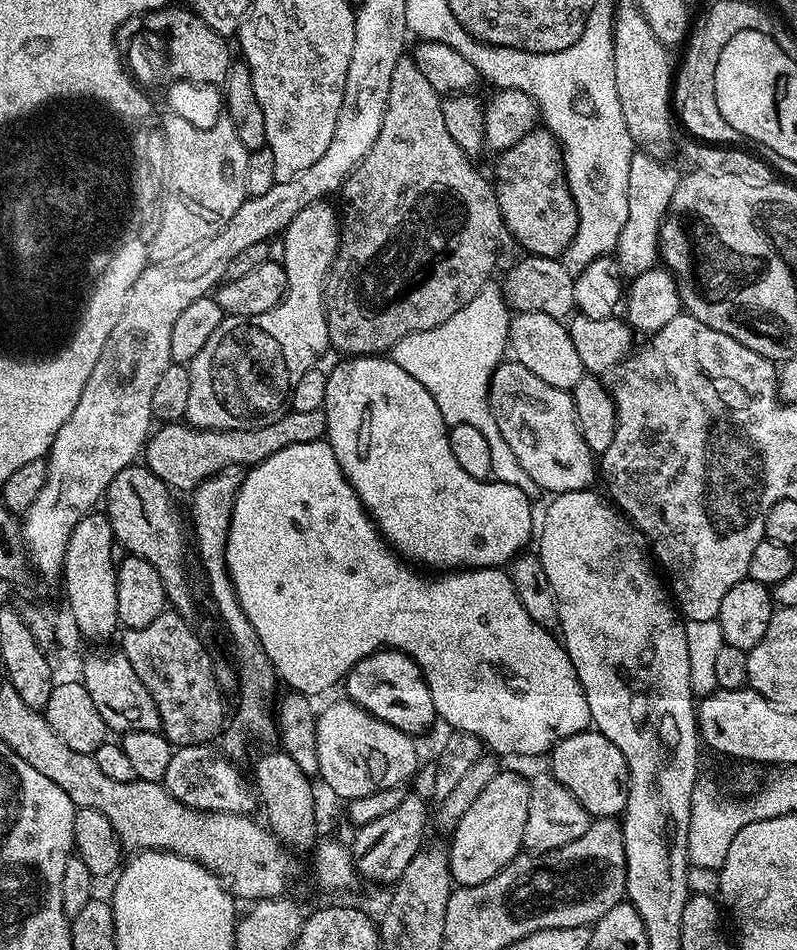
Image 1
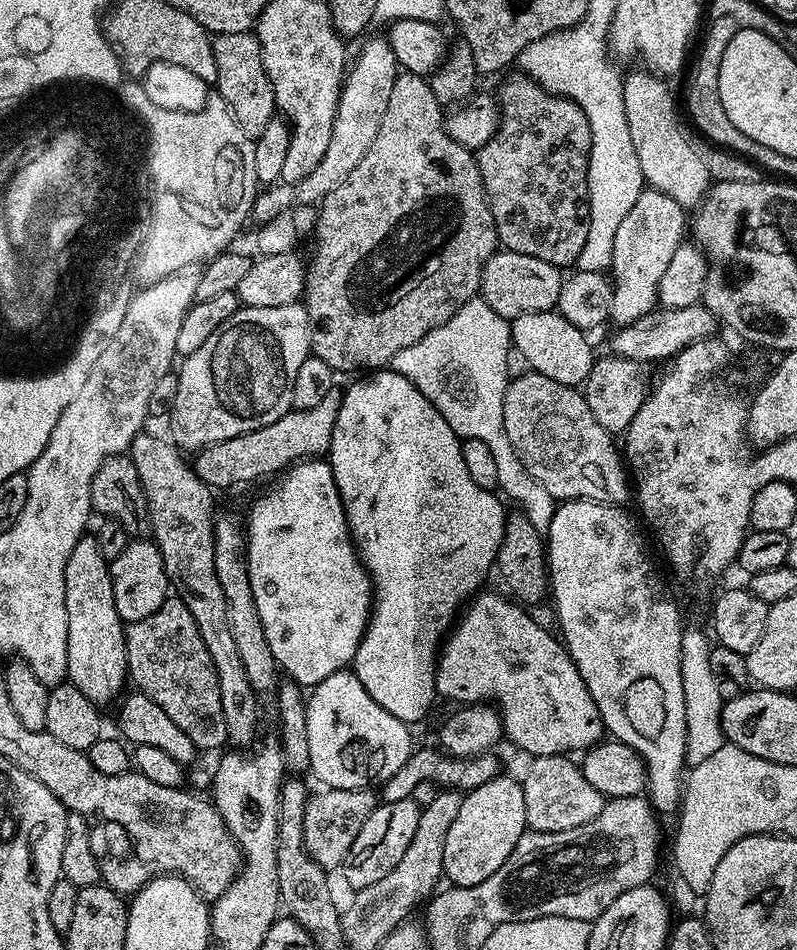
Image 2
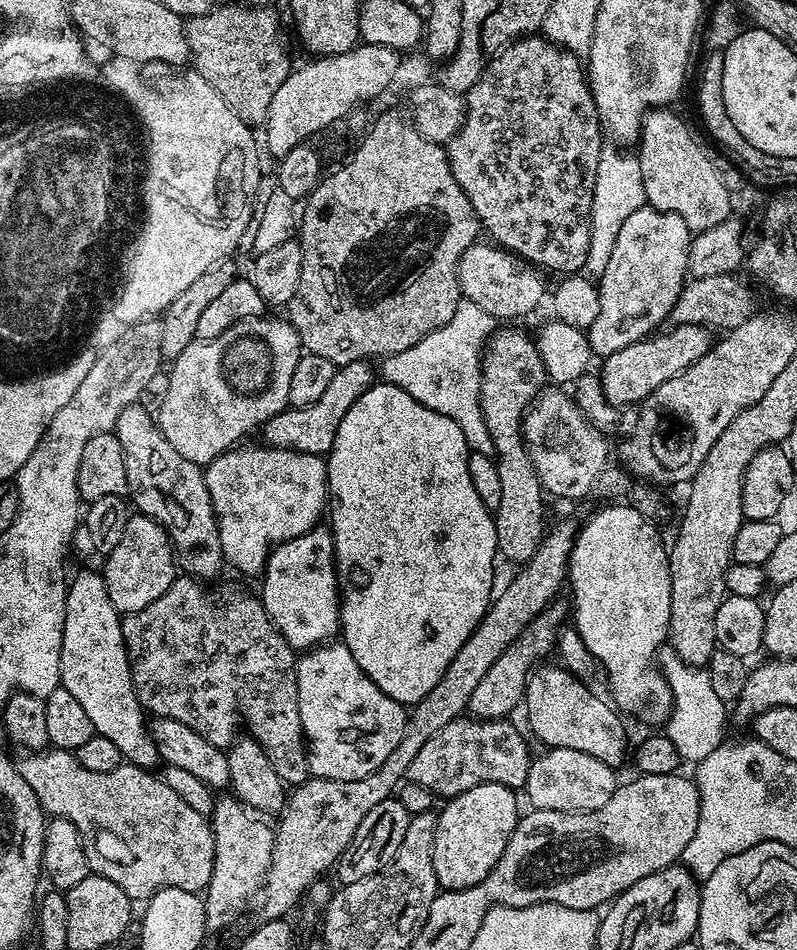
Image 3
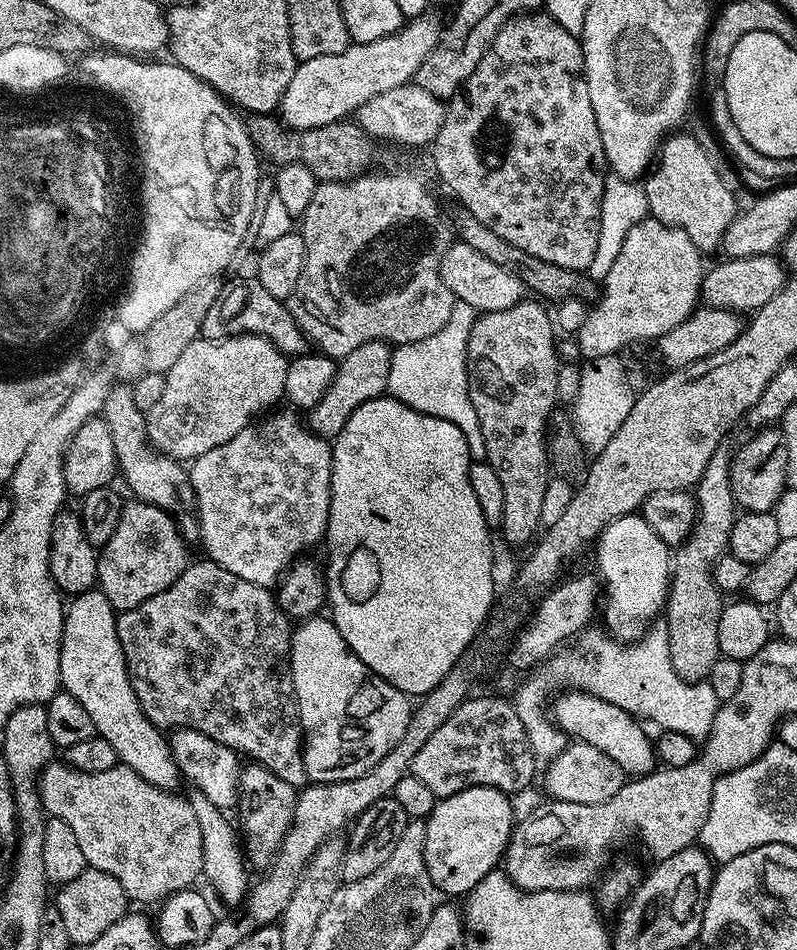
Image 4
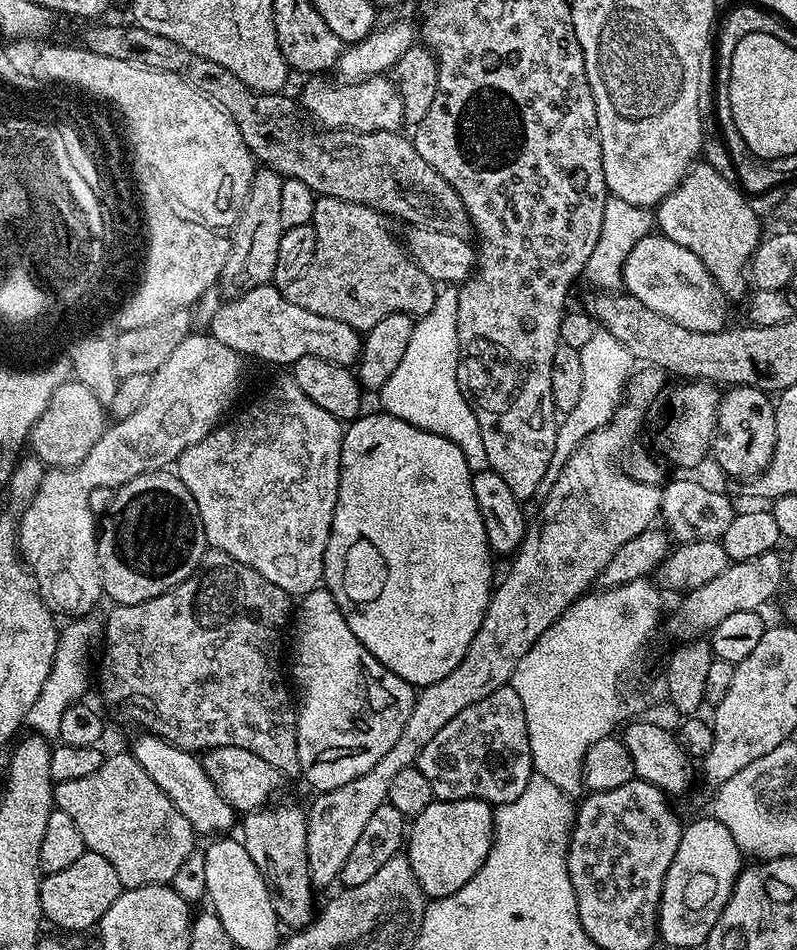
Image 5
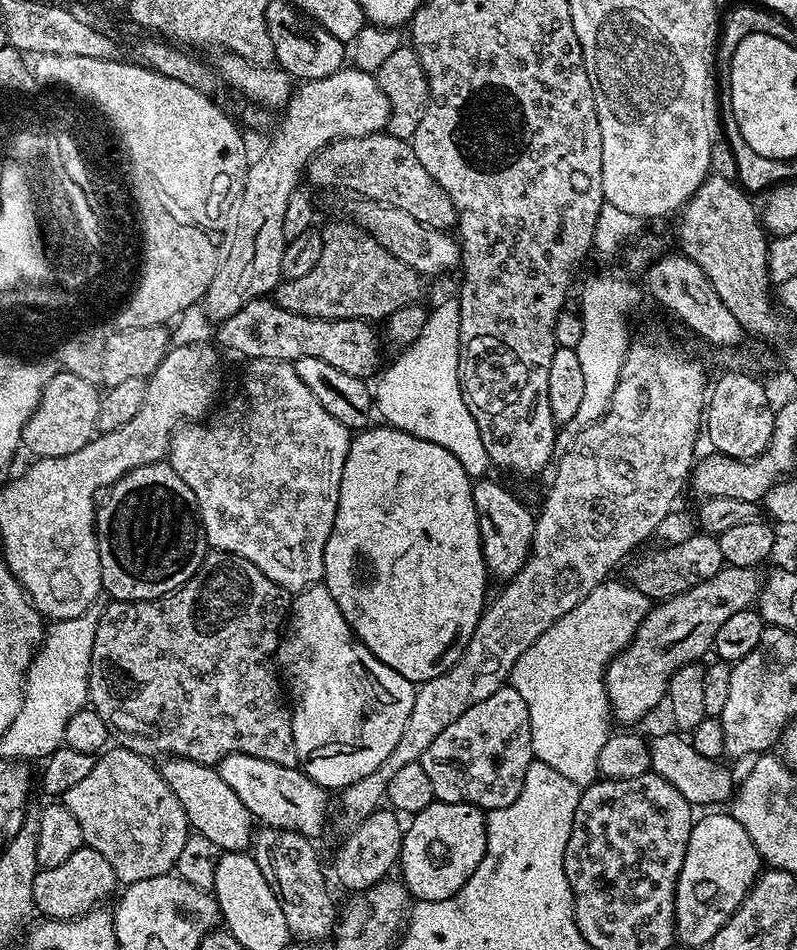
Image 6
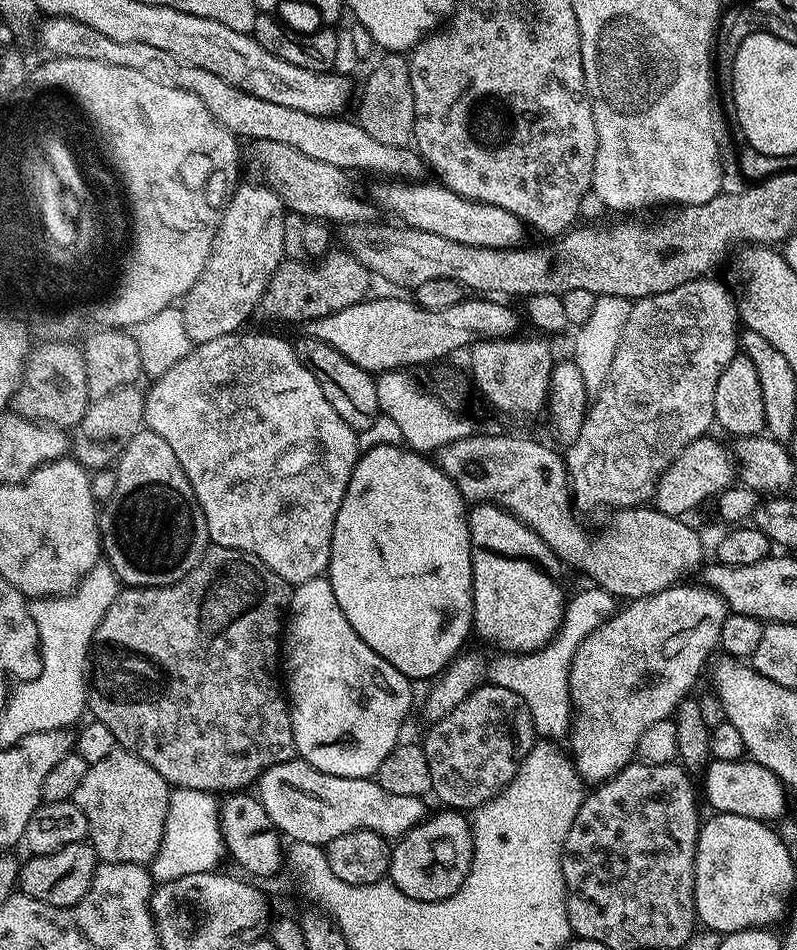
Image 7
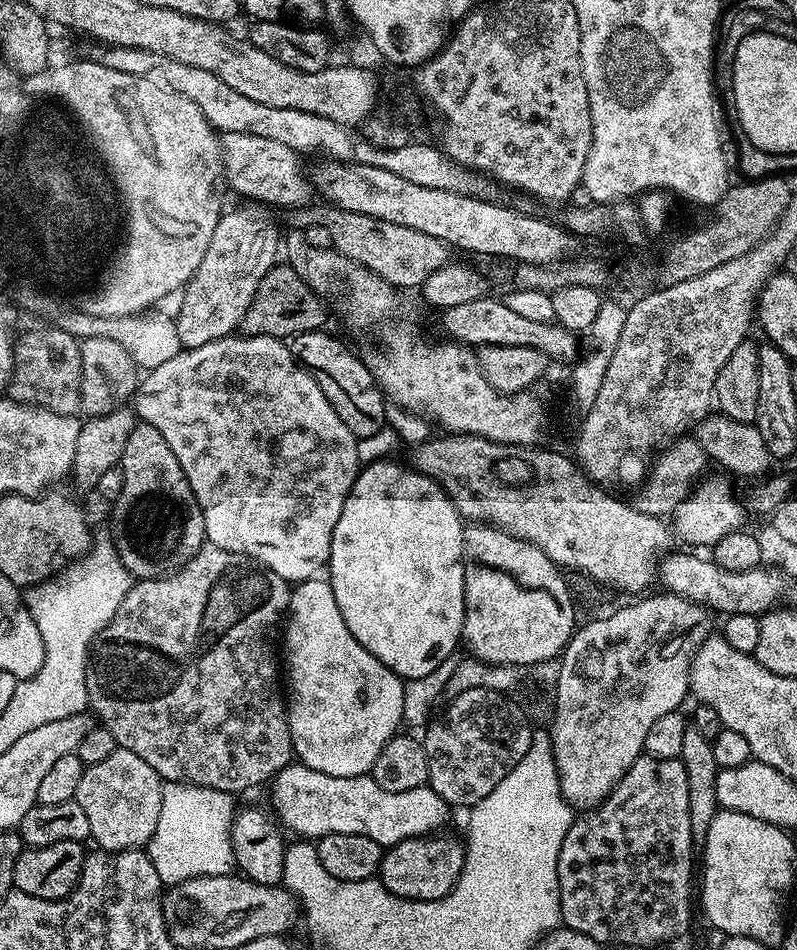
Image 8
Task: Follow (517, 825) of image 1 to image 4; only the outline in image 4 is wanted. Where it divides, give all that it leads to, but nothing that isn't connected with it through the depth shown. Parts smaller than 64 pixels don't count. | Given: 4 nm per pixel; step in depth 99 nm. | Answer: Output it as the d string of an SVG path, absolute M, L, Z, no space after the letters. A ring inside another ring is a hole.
M467 788L453 796L437 799L434 810L424 820L424 861L434 886L444 895L467 897L469 892L486 878L486 874L497 871L496 864L505 859L513 839L512 820L514 813L511 799L497 788Z

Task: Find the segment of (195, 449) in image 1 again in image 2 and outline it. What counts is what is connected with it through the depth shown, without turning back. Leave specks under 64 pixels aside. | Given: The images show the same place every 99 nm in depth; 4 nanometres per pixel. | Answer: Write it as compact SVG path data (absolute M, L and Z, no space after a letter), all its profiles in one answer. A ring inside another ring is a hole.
M333 386L330 394L326 394L322 402L310 406L310 410L293 408L291 412L282 414L278 422L270 422L270 426L262 426L258 430L238 434L238 438L226 438L208 448L199 449L194 459L198 478L202 478L202 482L206 482L213 490L232 488L235 484L246 484L250 480L260 480L263 476L275 477L281 470L299 464L301 460L323 457L332 446L341 395L341 389Z

